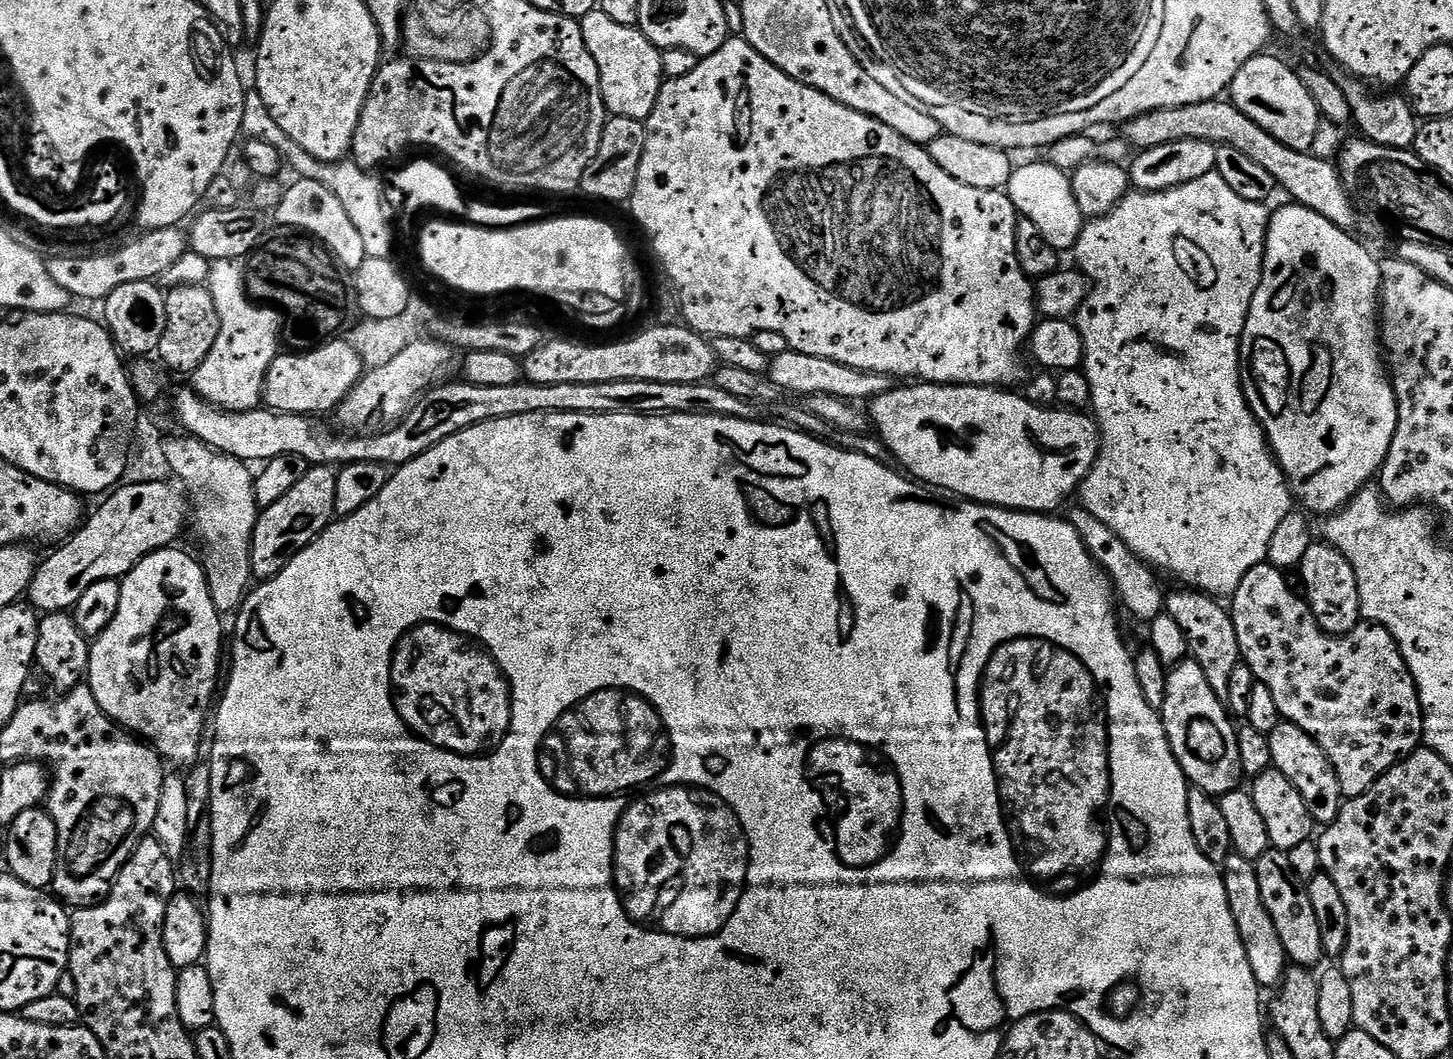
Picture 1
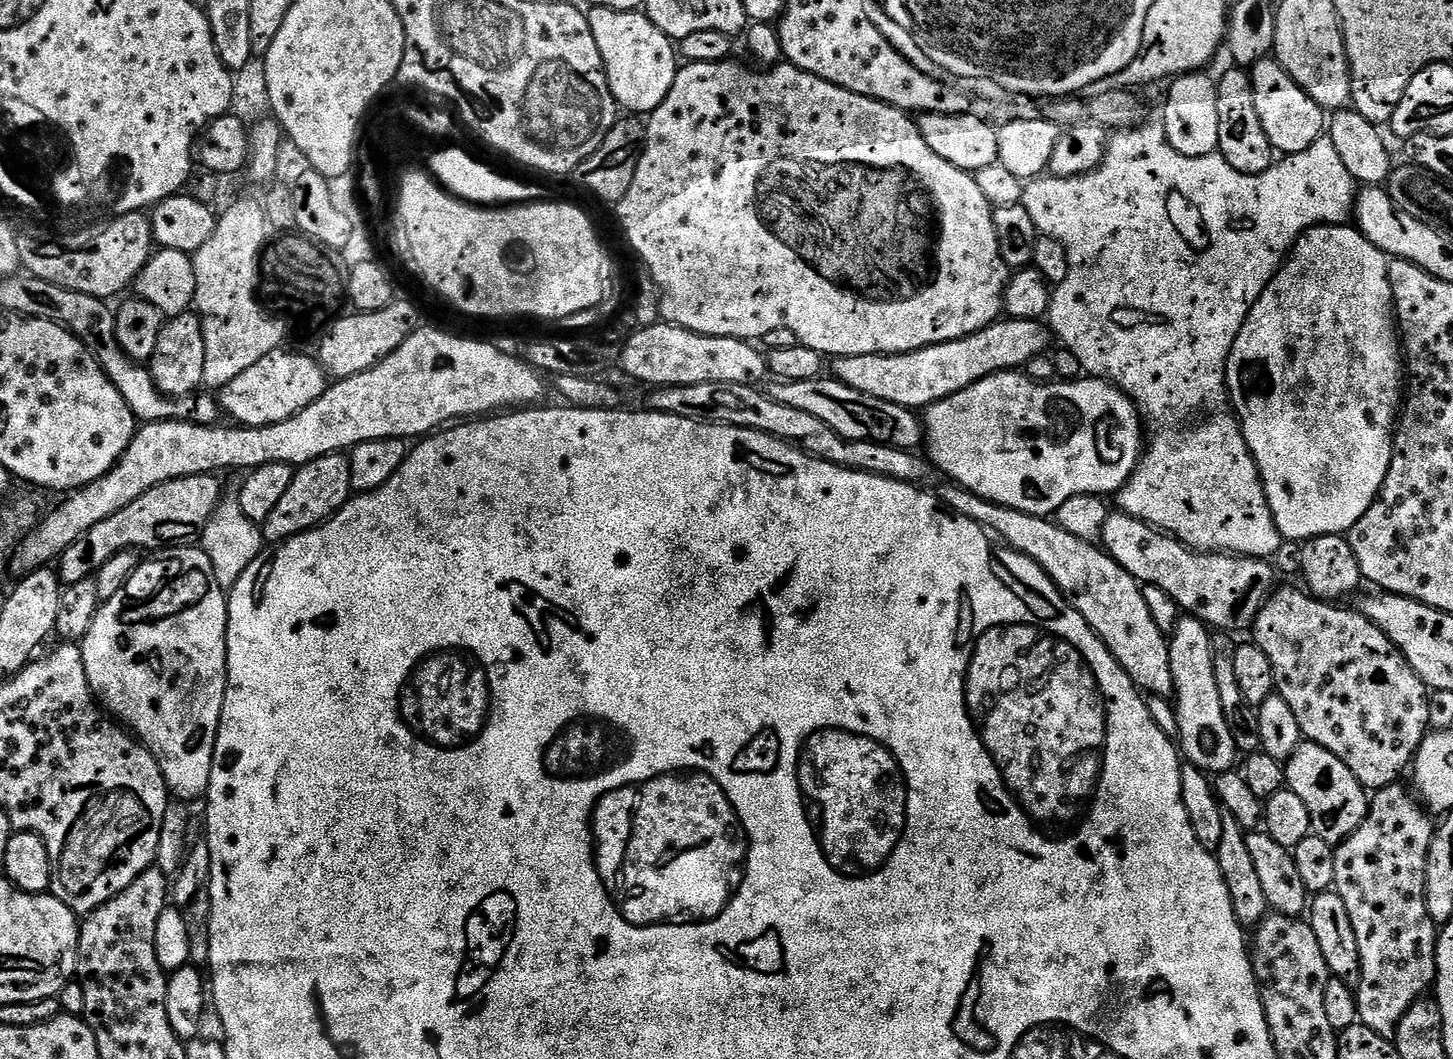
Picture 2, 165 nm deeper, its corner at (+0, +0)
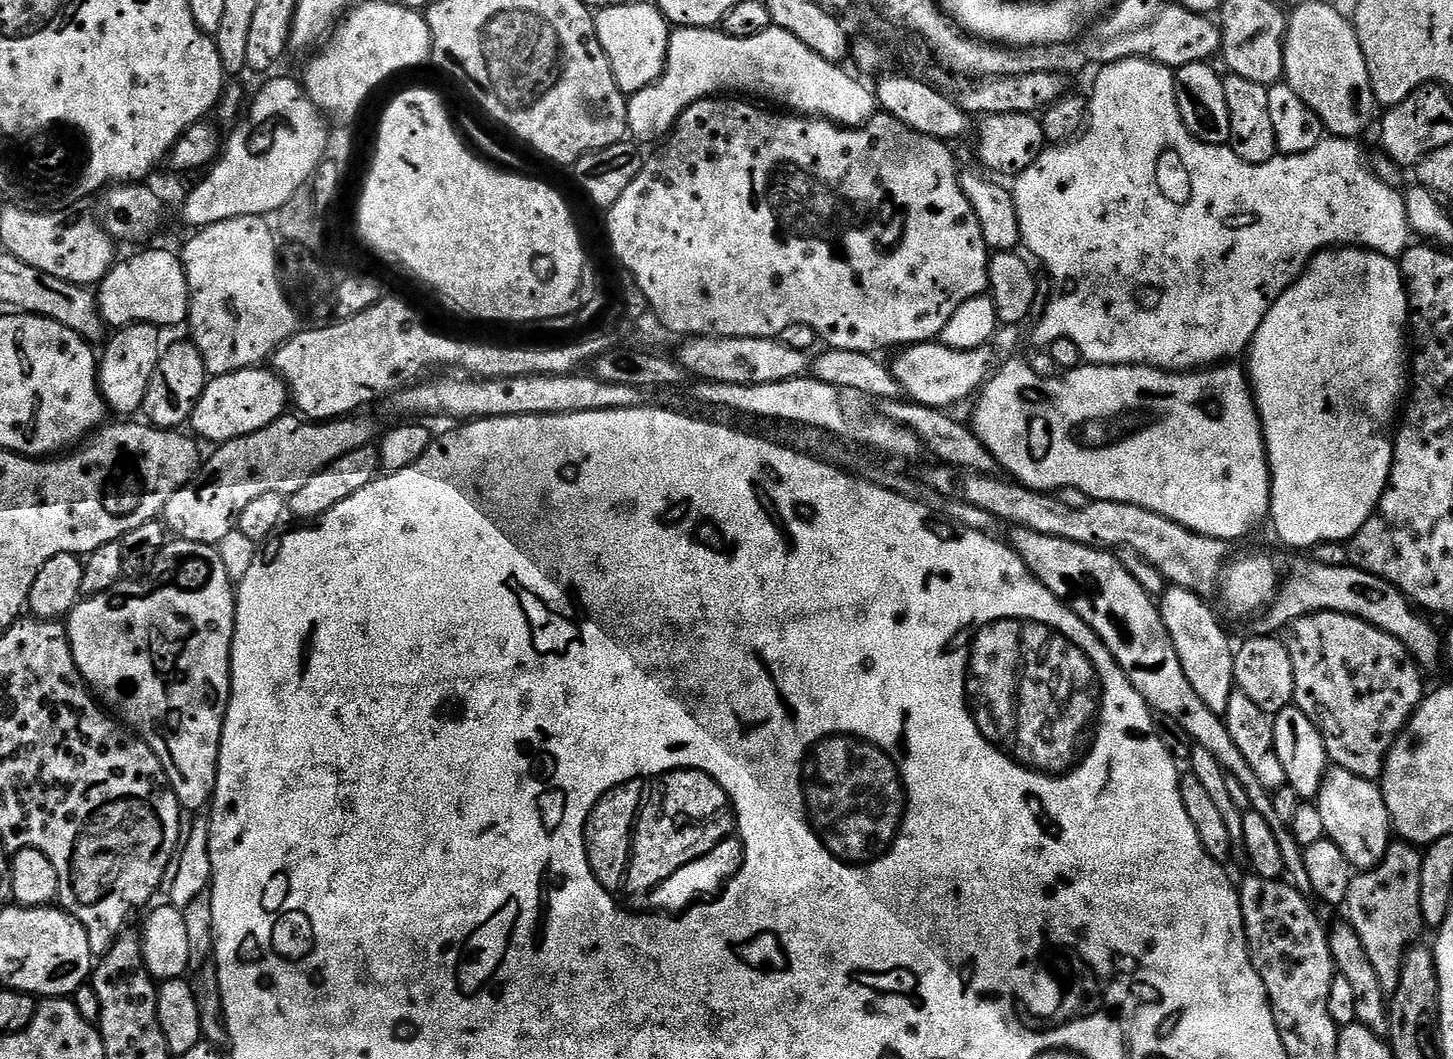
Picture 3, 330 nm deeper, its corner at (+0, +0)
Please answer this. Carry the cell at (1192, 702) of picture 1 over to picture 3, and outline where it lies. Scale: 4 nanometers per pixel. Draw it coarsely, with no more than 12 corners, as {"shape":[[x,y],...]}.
{"shape":[[1165,587],[1160,617],[1186,679],[1223,717],[1234,644],[1198,593]]}

